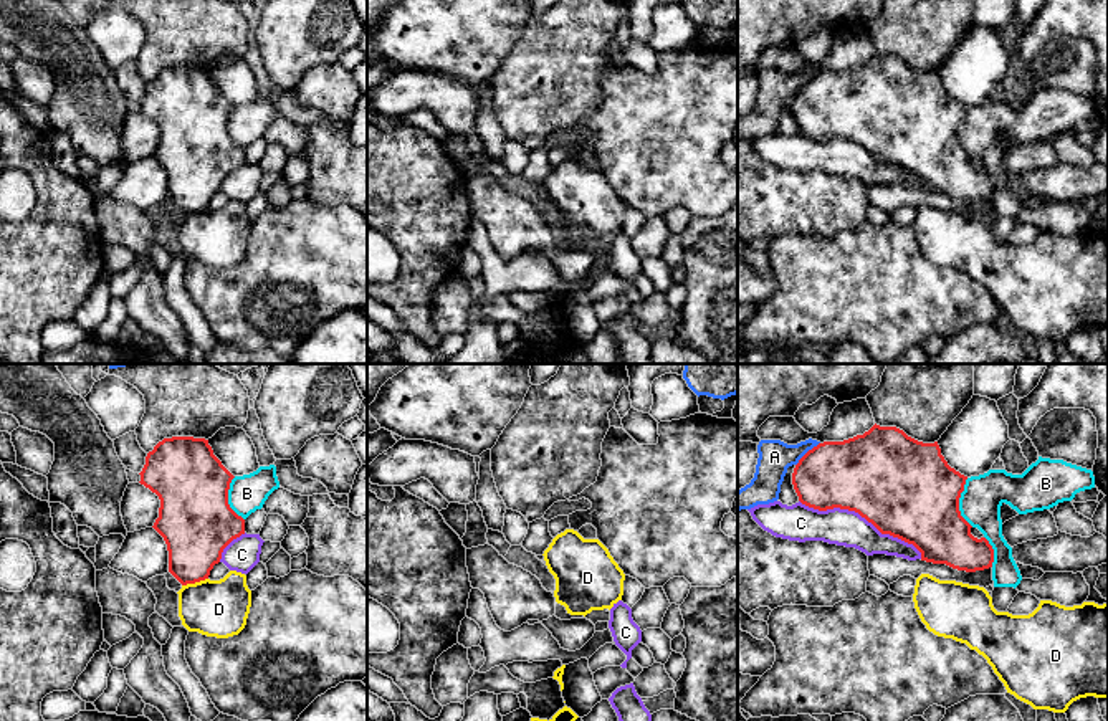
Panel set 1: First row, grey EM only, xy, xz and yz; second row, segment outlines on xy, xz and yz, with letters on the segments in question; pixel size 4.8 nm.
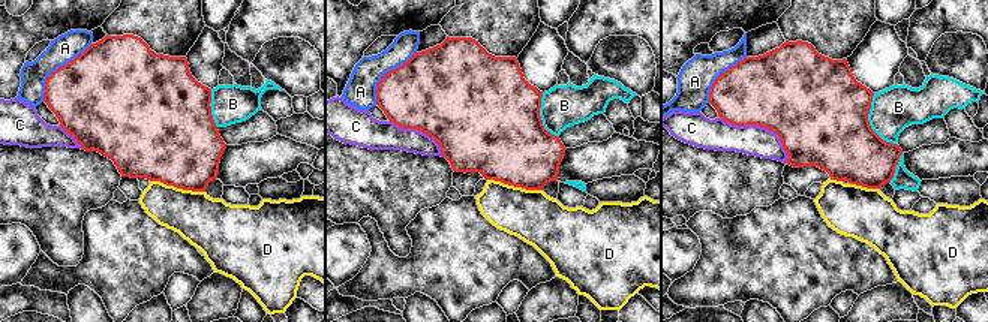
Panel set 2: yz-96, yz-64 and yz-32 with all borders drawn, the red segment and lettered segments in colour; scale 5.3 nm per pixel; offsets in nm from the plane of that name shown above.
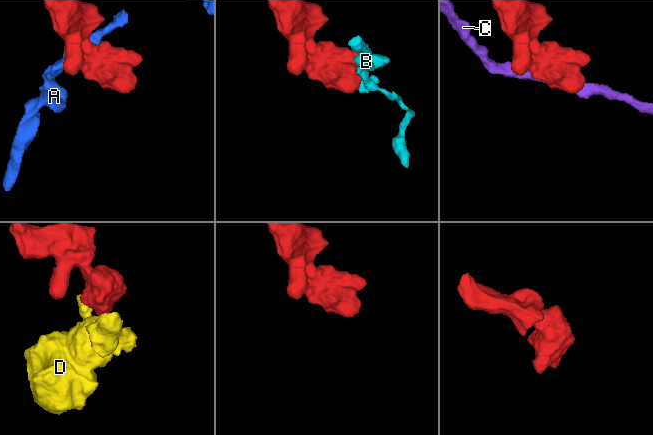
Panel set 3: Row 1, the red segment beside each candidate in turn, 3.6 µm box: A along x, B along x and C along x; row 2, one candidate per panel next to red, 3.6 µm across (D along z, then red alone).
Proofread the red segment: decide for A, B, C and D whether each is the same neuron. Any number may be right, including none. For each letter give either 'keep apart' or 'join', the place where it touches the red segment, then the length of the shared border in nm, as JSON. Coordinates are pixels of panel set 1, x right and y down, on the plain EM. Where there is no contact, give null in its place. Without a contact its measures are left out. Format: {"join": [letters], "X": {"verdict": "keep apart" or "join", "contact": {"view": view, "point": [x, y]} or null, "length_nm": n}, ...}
{"join": [], "A": {"verdict": "keep apart", "contact": {"view": "yz", "point": [806, 83]}, "length_nm": 170}, "B": {"verdict": "keep apart", "contact": {"view": "yz", "point": [958, 133]}, "length_nm": 240}, "C": {"verdict": "keep apart", "contact": {"view": "yz", "point": [862, 146]}, "length_nm": 650}, "D": {"verdict": "keep apart", "contact": {"view": "xy", "point": [194, 212]}, "length_nm": 130}}

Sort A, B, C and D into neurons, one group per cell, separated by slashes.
A / B / C / D

